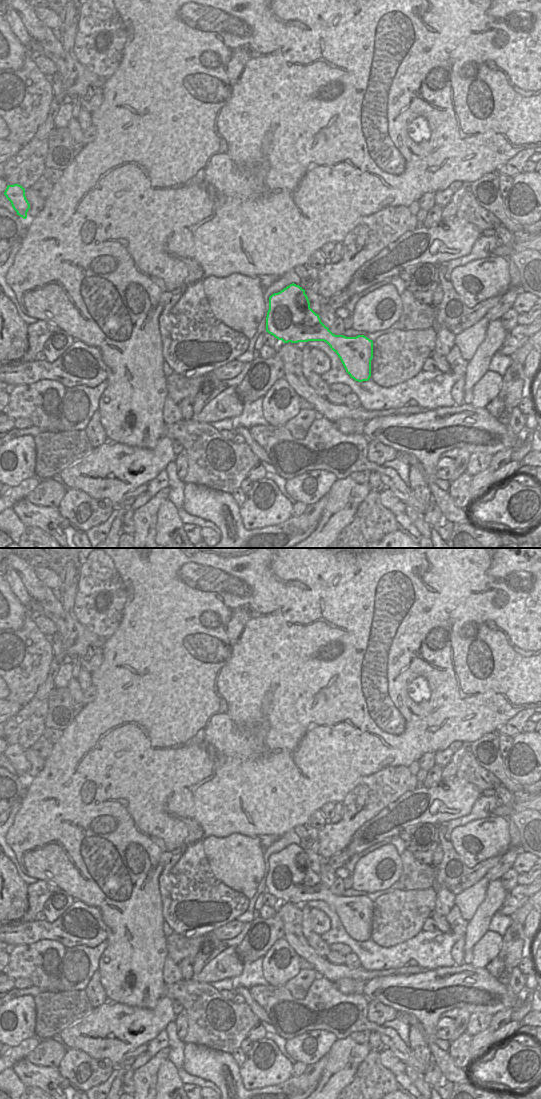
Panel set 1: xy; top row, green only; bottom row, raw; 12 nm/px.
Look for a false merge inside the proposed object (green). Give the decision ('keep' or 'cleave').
keep

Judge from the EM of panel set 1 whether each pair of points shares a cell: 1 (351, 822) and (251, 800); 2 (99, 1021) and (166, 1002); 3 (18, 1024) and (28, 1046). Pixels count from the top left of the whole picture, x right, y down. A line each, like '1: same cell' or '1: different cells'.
1: different cells
2: same cell
3: different cells

